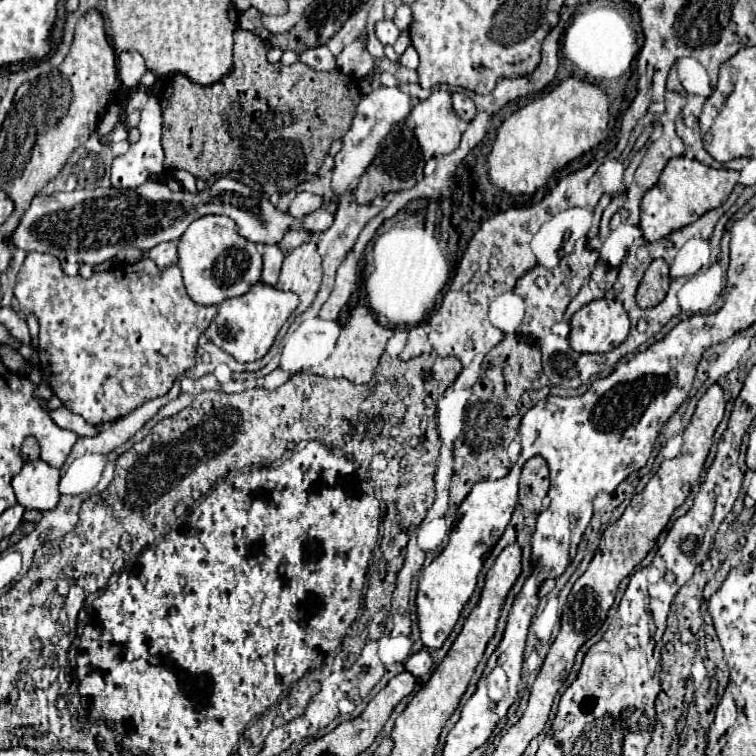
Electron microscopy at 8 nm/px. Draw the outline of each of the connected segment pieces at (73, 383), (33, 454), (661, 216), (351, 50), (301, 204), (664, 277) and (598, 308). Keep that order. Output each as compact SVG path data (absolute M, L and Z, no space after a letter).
M28 253L26 261L18 273L16 285L14 285L14 297L16 297L16 305L20 309L20 313L24 315L34 315L40 323L40 347L38 347L38 357L40 357L40 371L42 377L46 379L46 383L52 387L54 395L62 401L62 405L66 409L70 409L76 415L82 415L90 425L100 425L100 423L108 423L120 417L130 415L130 411L134 411L136 407L140 407L142 403L154 399L154 397L162 397L166 395L166 391L170 391L172 383L188 369L194 367L196 363L196 351L198 351L198 339L202 335L202 331L206 331L206 327L212 323L214 315L218 313L218 307L202 307L196 305L186 289L182 289L182 275L180 275L180 267L172 265L168 269L158 269L154 265L152 259L140 259L136 263L124 265L120 269L112 269L112 271L102 271L102 273L92 273L90 279L84 279L80 275L70 277L62 271L62 265L58 259L54 259L52 255L46 253Z
M28 437L28 439L22 443L22 453L20 453L20 457L22 457L26 463L40 459L40 445L38 445L38 441L36 441L34 437Z
M676 157L670 159L664 167L660 181L644 195L640 203L640 229L648 243L654 243L694 221L698 221L706 211L720 207L728 195L732 193L734 185L738 183L740 173L728 169L712 169L702 165L696 159Z
M362 35L360 39L356 39L354 43L350 43L338 57L336 57L338 69L350 77L362 79L364 75L368 75L374 67L374 61L370 59L370 53L366 51L366 35Z
M302 191L296 195L296 199L292 201L290 205L290 215L296 217L296 219L302 219L314 211L318 211L318 207L322 207L324 203L324 197L320 195L314 195L314 193L308 193L308 191Z
M656 259L650 263L650 267L644 273L644 279L638 287L636 293L636 303L642 309L648 307L656 307L668 293L668 285L670 285L670 275L668 275L670 265L664 259Z
M596 299L572 315L568 341L570 347L578 353L608 353L628 337L628 331L630 331L630 319L622 303L614 299Z

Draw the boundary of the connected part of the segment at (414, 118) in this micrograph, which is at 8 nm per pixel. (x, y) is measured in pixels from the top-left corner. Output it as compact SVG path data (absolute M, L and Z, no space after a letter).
M448 91L432 93L426 101L420 101L406 119L406 125L414 129L424 159L446 155L458 147L462 137L458 123L460 117L452 107Z

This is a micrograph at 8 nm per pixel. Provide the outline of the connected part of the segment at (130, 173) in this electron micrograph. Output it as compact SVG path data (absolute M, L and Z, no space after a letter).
M152 95L146 103L146 107L142 109L142 121L138 125L140 131L140 141L130 145L130 149L122 155L116 157L112 161L112 185L118 189L134 189L140 187L142 183L146 183L152 175L160 175L164 171L162 161L164 161L164 153L162 153L162 145L160 145L160 131L162 131L162 111L160 111L160 103L158 99Z

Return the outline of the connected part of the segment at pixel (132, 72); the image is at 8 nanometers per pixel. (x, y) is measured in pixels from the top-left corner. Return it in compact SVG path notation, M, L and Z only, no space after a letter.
M120 53L118 55L118 79L124 87L138 87L142 75L146 73L146 65L140 53Z

